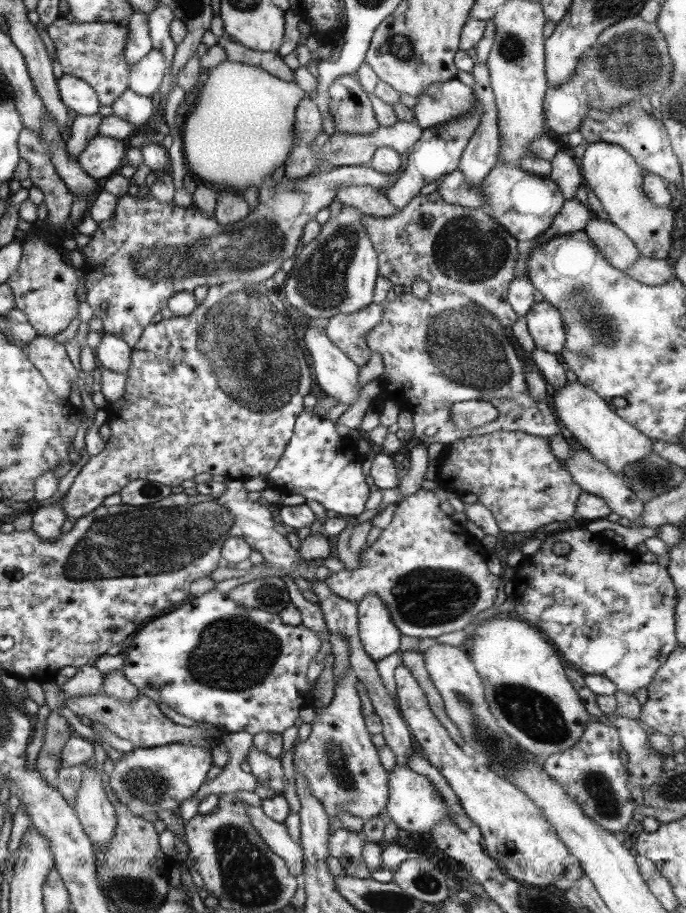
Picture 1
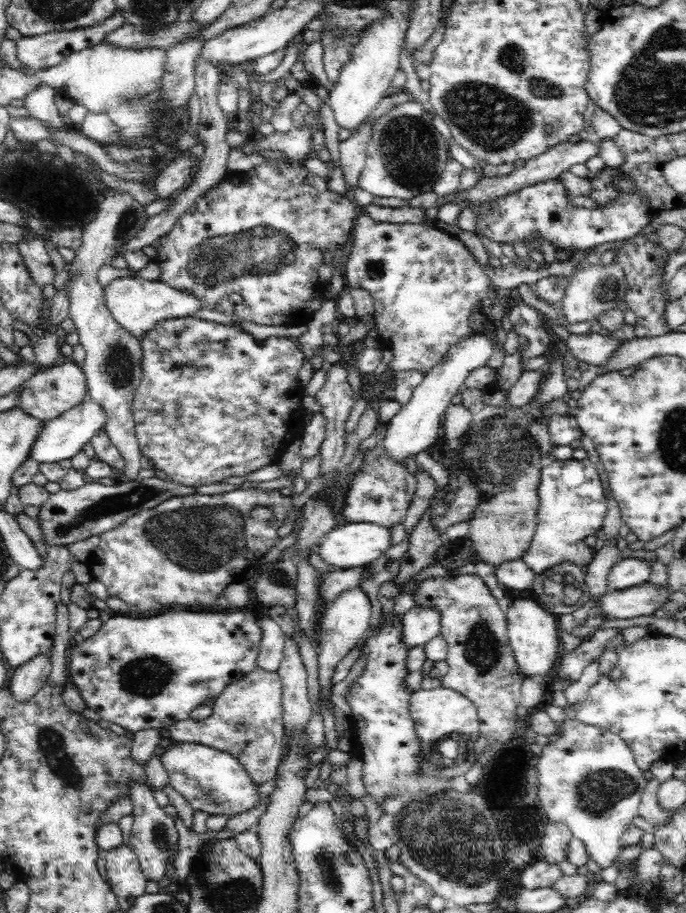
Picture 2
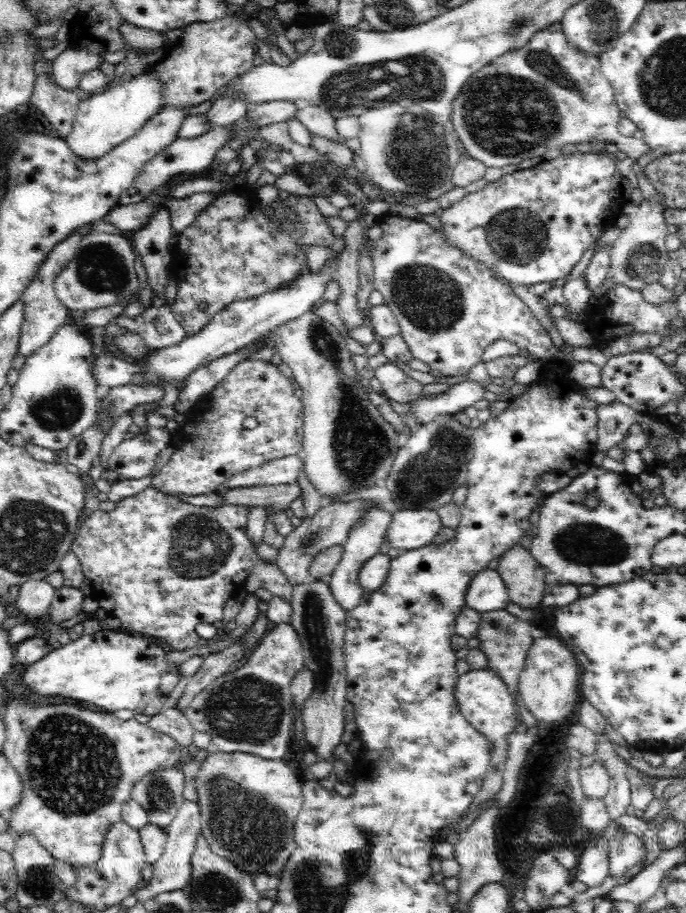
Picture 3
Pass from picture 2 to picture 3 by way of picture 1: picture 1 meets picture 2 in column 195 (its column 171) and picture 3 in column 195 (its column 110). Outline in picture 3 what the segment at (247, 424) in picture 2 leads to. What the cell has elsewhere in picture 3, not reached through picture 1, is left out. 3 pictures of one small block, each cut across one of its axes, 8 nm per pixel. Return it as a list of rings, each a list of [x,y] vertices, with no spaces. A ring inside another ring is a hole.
[[[246,359],[239,362],[226,376],[208,392],[207,395],[202,396],[202,399],[190,410],[190,416],[184,415],[186,422],[190,422],[194,428],[194,433],[186,433],[182,427],[178,430],[170,432],[168,430],[168,435],[170,435],[170,442],[168,447],[172,447],[173,452],[168,460],[168,462],[161,468],[160,472],[153,476],[151,480],[151,487],[158,490],[158,492],[163,492],[164,494],[208,494],[214,493],[221,484],[224,484],[229,478],[232,478],[235,474],[240,474],[241,472],[246,472],[250,469],[255,469],[260,465],[266,464],[271,460],[281,459],[285,456],[294,456],[294,454],[300,454],[302,448],[302,420],[303,420],[303,407],[301,400],[298,400],[294,396],[294,391],[296,385],[294,381],[290,378],[284,377],[282,375],[278,366],[276,366],[271,361]],[[254,417],[258,421],[258,425],[254,429],[246,429],[242,427],[242,421],[245,418]]]

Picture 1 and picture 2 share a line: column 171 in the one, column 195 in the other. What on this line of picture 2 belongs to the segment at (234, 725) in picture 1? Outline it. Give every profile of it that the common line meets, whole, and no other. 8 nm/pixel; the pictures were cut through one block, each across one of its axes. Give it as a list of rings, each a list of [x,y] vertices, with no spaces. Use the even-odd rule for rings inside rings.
[[[246,609],[236,610],[214,610],[214,612],[190,612],[190,610],[168,610],[168,612],[162,612],[162,614],[156,614],[152,618],[134,618],[120,614],[106,620],[102,624],[102,628],[85,639],[80,645],[73,646],[73,650],[69,653],[71,658],[70,675],[76,683],[76,687],[80,689],[80,694],[84,701],[86,701],[87,708],[94,710],[101,720],[108,720],[113,723],[113,727],[120,732],[140,732],[142,730],[150,730],[150,728],[166,728],[171,724],[178,722],[178,720],[186,720],[190,716],[192,710],[204,706],[206,702],[212,704],[216,702],[216,698],[224,692],[224,688],[228,684],[234,684],[236,680],[242,680],[246,674],[250,674],[252,670],[257,666],[257,658],[260,650],[260,644],[262,640],[262,627],[258,623],[258,618],[252,614],[252,612]]]

